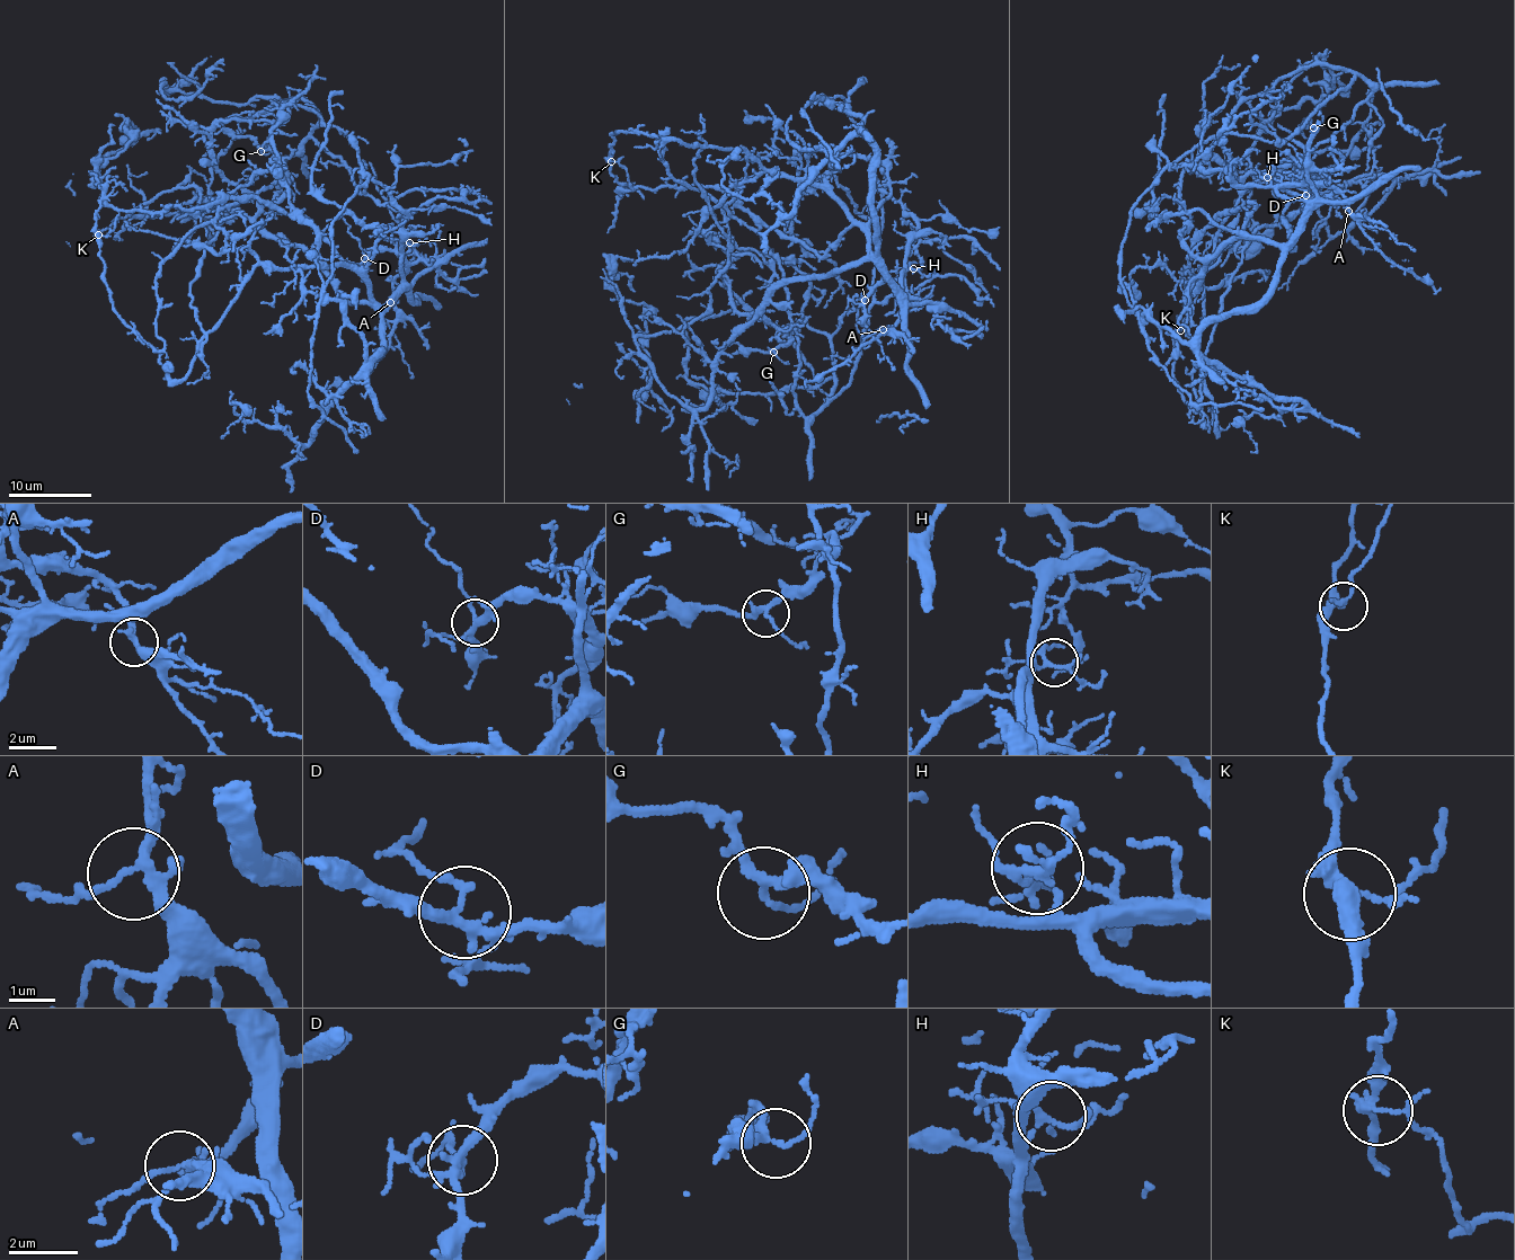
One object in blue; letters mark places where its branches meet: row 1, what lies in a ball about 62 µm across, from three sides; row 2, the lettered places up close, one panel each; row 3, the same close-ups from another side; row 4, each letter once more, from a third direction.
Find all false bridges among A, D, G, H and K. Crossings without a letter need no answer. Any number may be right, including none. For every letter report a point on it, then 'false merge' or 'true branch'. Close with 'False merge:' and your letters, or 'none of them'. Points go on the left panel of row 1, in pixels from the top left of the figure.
A: at (390, 302); true branch
D: at (364, 258); true branch
G: at (260, 151); true branch
H: at (409, 242); true branch
K: at (98, 234); false merge
False merge: K

